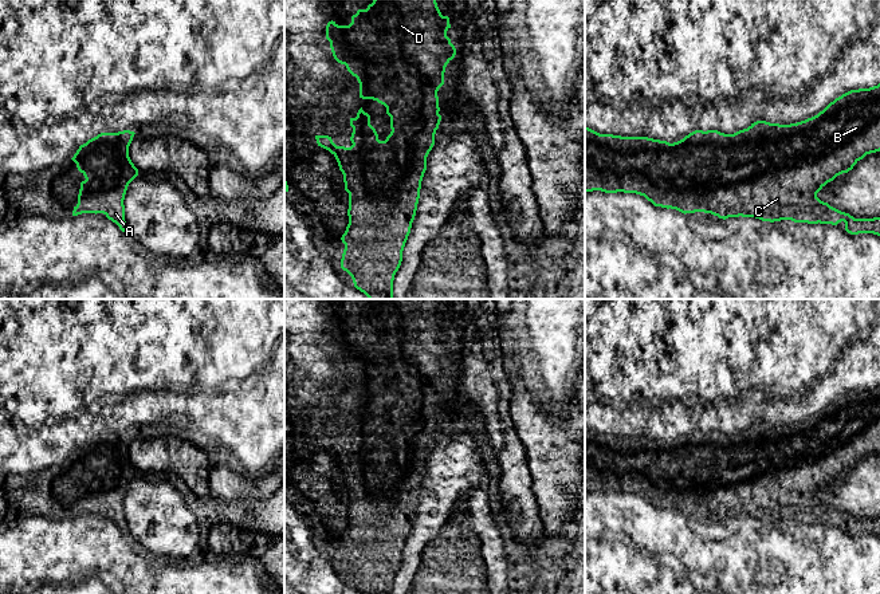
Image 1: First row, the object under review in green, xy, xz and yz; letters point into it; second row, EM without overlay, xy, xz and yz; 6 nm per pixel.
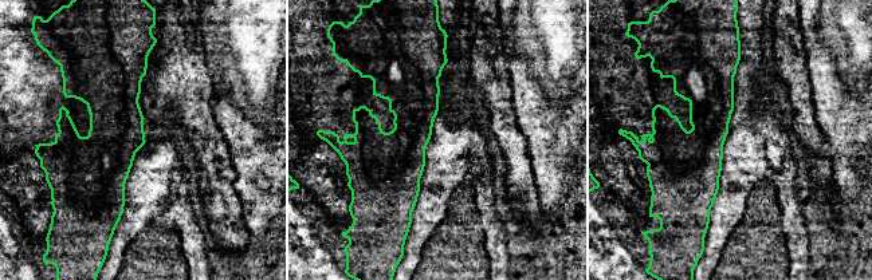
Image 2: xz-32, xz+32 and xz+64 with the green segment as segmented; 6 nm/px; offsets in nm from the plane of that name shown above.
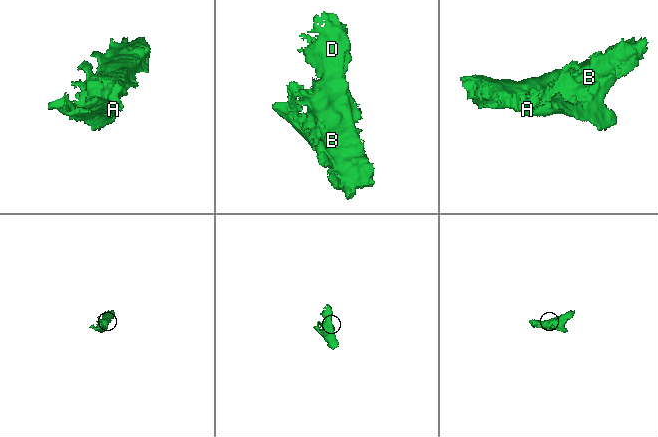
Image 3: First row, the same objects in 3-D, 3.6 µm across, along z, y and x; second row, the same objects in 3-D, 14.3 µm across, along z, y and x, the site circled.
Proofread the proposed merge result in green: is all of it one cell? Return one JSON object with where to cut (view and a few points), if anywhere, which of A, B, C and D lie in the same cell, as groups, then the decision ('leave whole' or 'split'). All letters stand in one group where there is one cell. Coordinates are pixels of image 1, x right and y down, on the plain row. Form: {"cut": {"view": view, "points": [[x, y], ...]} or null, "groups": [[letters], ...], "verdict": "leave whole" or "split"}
{"cut": null, "groups": [["A", "B", "C", "D"]], "verdict": "leave whole"}

